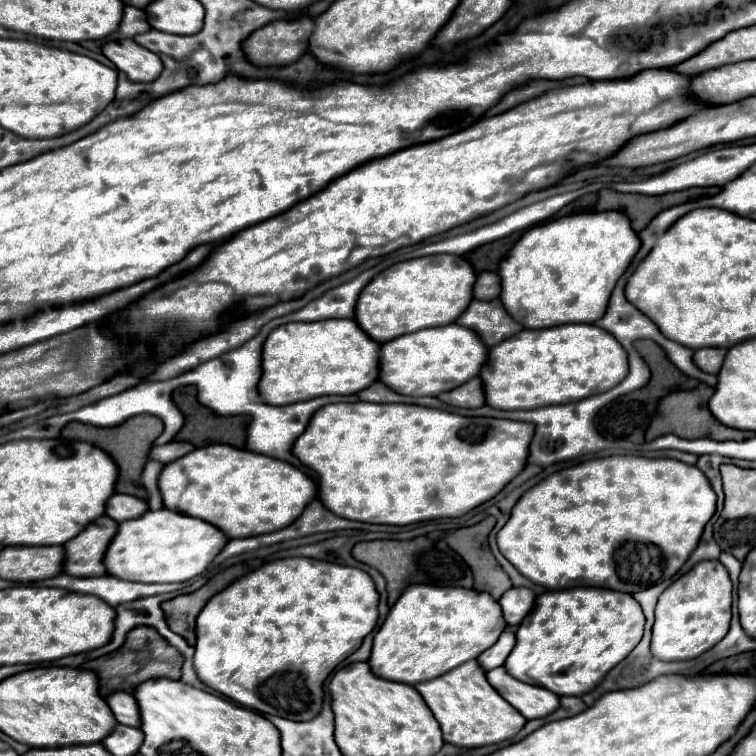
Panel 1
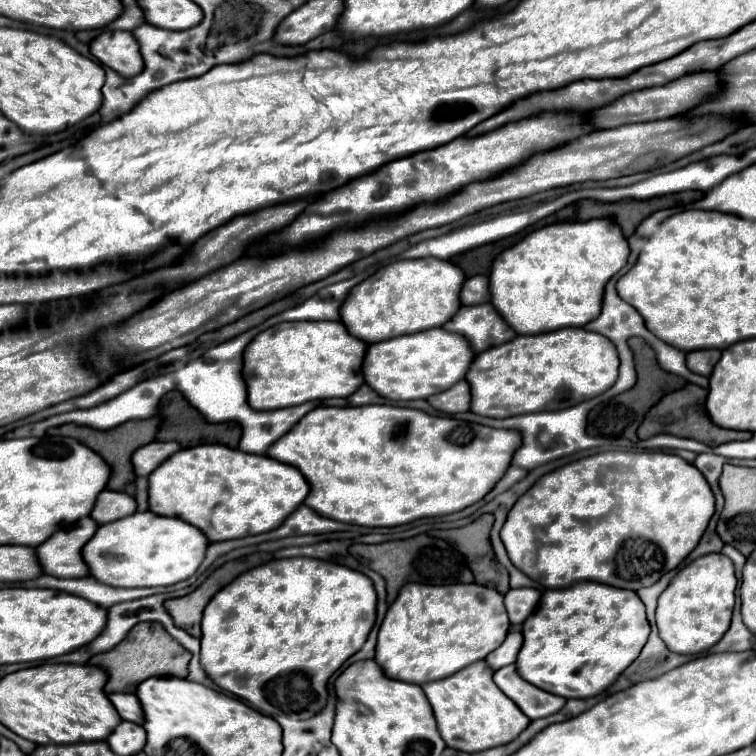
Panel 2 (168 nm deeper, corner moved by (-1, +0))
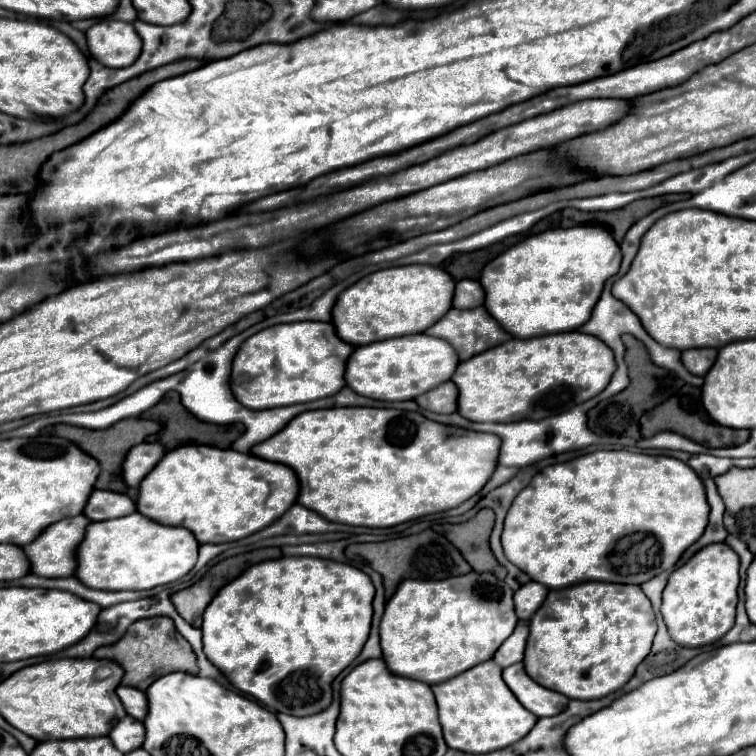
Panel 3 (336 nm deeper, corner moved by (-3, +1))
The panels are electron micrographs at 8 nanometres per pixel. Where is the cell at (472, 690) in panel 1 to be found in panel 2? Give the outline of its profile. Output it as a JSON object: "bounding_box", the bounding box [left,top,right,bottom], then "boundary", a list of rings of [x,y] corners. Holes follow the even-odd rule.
{"bounding_box":[422,660,530,752],"boundary":[[[480,660],[444,680],[422,686],[446,746],[462,752],[482,752],[512,742],[530,724],[528,716],[494,684],[492,674],[486,662]]]}

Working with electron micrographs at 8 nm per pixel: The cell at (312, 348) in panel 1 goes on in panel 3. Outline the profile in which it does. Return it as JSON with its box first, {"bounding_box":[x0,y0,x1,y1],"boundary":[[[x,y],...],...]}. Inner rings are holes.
{"bounding_box":[232,321,354,409],"boundary":[[[296,321],[268,327],[238,349],[232,361],[232,391],[248,409],[272,409],[330,397],[346,385],[346,361],[352,351],[354,345],[342,341],[332,323]]]}

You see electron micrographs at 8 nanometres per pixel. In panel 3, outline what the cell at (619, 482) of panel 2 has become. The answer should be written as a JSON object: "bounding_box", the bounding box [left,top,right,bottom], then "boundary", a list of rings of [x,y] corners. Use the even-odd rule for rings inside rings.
{"bounding_box":[502,449,710,589],"boundary":[[[600,449],[568,463],[544,467],[514,499],[502,531],[506,557],[532,581],[552,589],[564,589],[584,581],[608,581],[642,585],[662,571],[670,571],[680,555],[700,539],[708,525],[710,505],[704,483],[688,463],[632,451]]]}

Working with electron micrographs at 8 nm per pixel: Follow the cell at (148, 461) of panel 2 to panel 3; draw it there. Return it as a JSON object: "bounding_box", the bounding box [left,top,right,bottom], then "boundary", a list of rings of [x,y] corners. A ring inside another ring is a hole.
{"bounding_box":[122,443,166,487],"boundary":[[[140,443],[132,447],[126,455],[126,461],[122,465],[124,469],[124,481],[128,487],[138,487],[140,481],[158,465],[160,457],[164,457],[166,449],[160,443]]]}

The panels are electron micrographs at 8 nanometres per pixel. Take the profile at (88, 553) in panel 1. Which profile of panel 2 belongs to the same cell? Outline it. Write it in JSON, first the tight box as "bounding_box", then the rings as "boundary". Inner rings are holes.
{"bounding_box":[36,516,98,578],"boundary":[[[90,516],[78,520],[70,528],[60,528],[44,544],[36,548],[44,574],[56,578],[82,578],[88,576],[88,566],[82,558],[84,544],[92,538],[98,524]]]}

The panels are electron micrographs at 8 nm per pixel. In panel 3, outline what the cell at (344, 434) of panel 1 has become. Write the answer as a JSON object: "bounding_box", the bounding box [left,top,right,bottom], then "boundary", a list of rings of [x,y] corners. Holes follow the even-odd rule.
{"bounding_box":[252,407,502,527],"boundary":[[[334,407],[300,413],[274,437],[254,445],[252,453],[290,465],[300,479],[298,501],[324,519],[362,527],[394,527],[430,513],[454,509],[474,497],[496,471],[498,445],[502,441],[492,433],[442,425],[414,411]]]}

